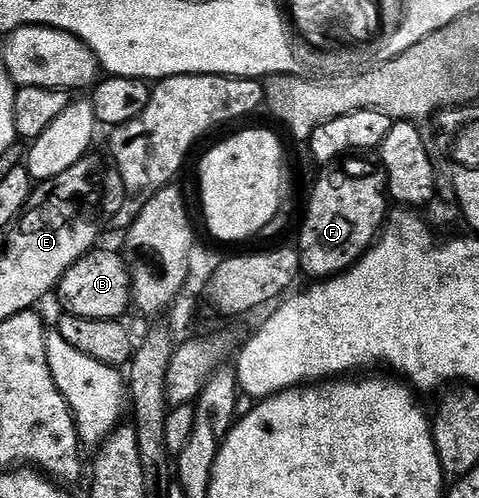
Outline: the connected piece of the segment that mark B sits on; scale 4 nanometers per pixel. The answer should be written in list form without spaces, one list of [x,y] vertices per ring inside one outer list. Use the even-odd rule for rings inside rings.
[[[100,250],[89,251],[61,277],[58,296],[60,295],[60,303],[67,314],[77,315],[83,319],[120,319],[123,311],[130,307],[130,280],[125,260],[112,251]]]

